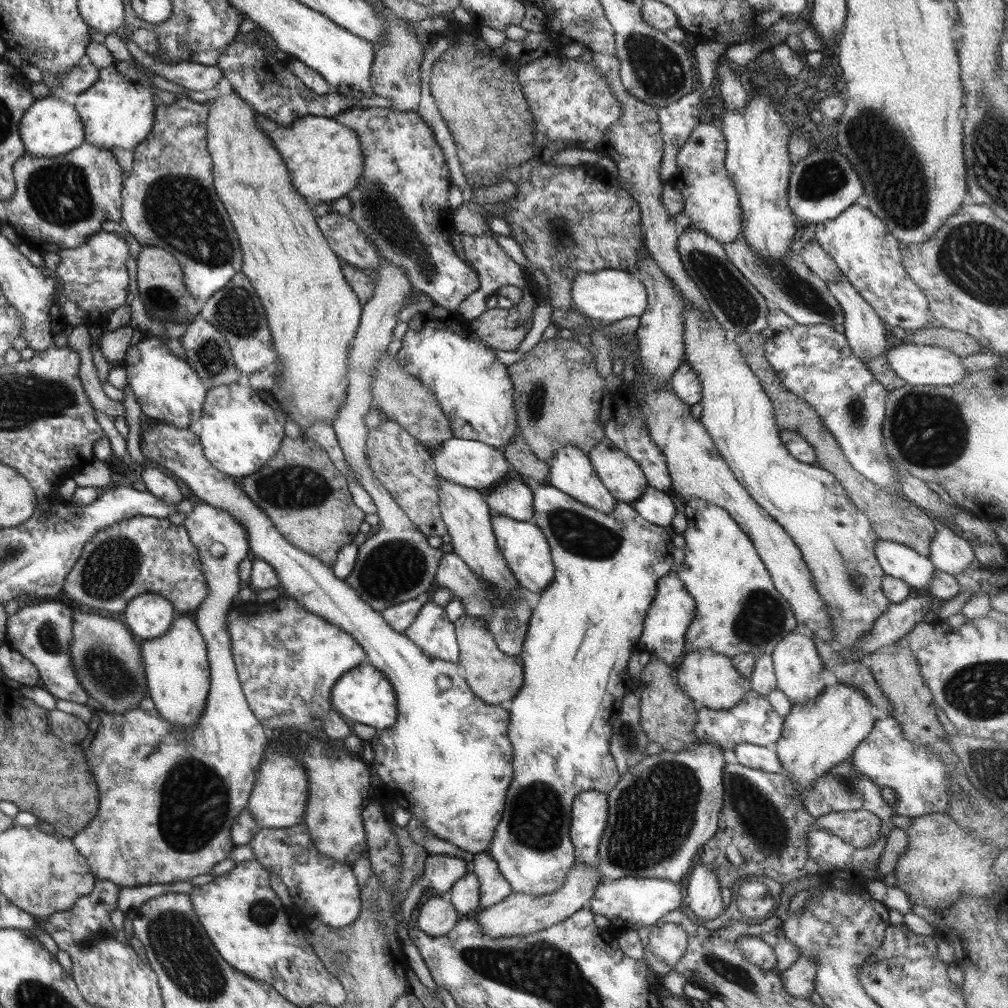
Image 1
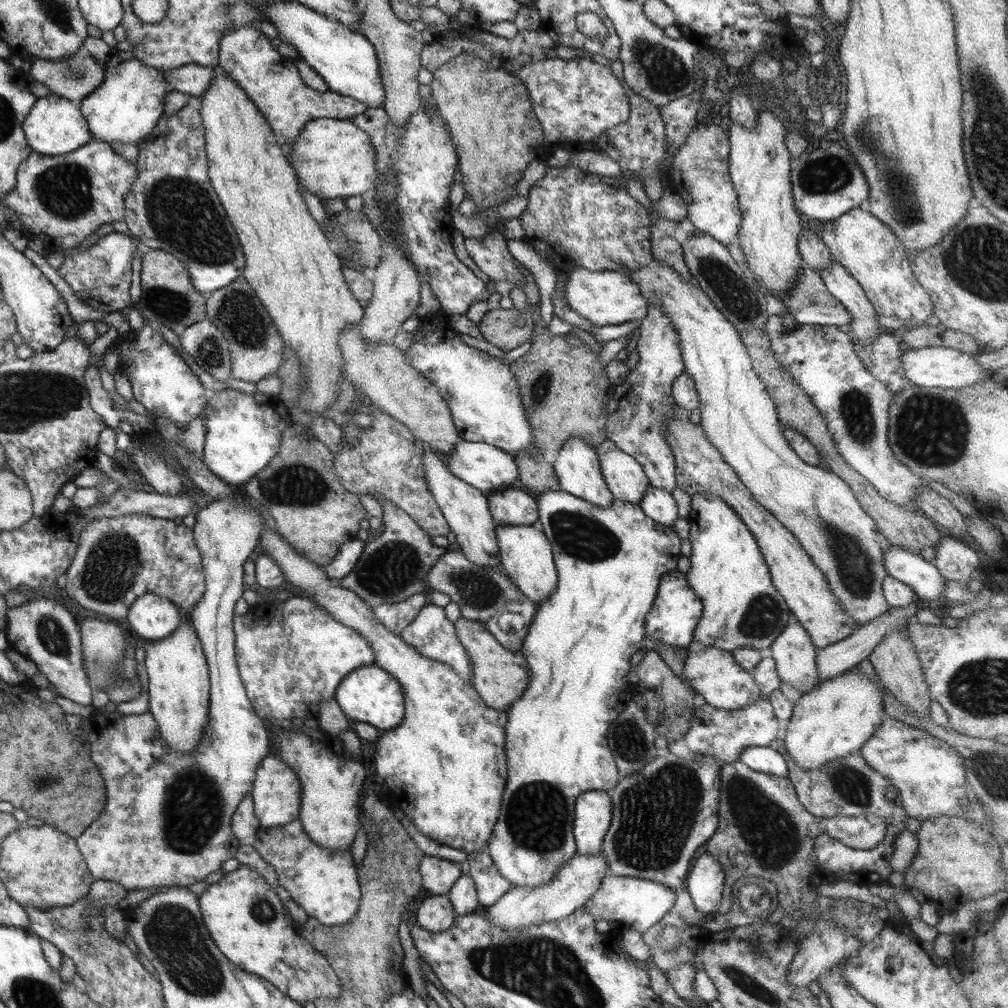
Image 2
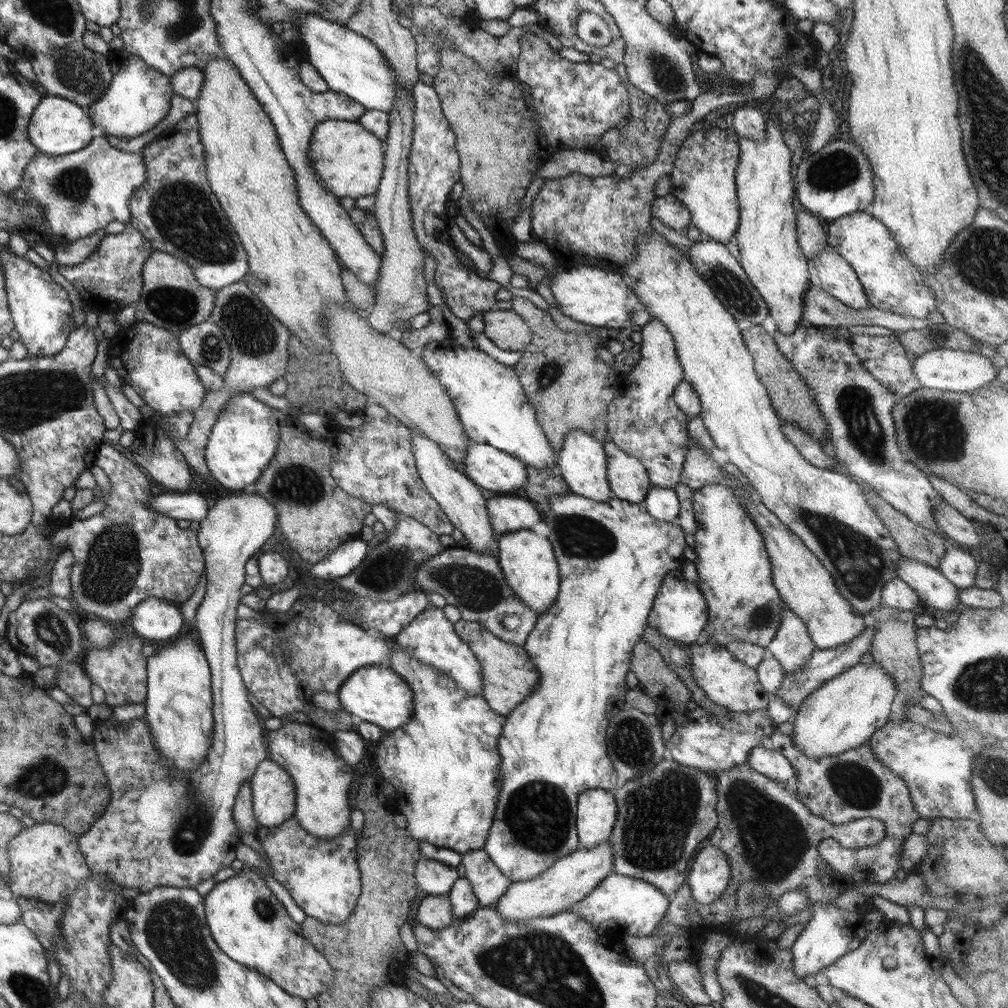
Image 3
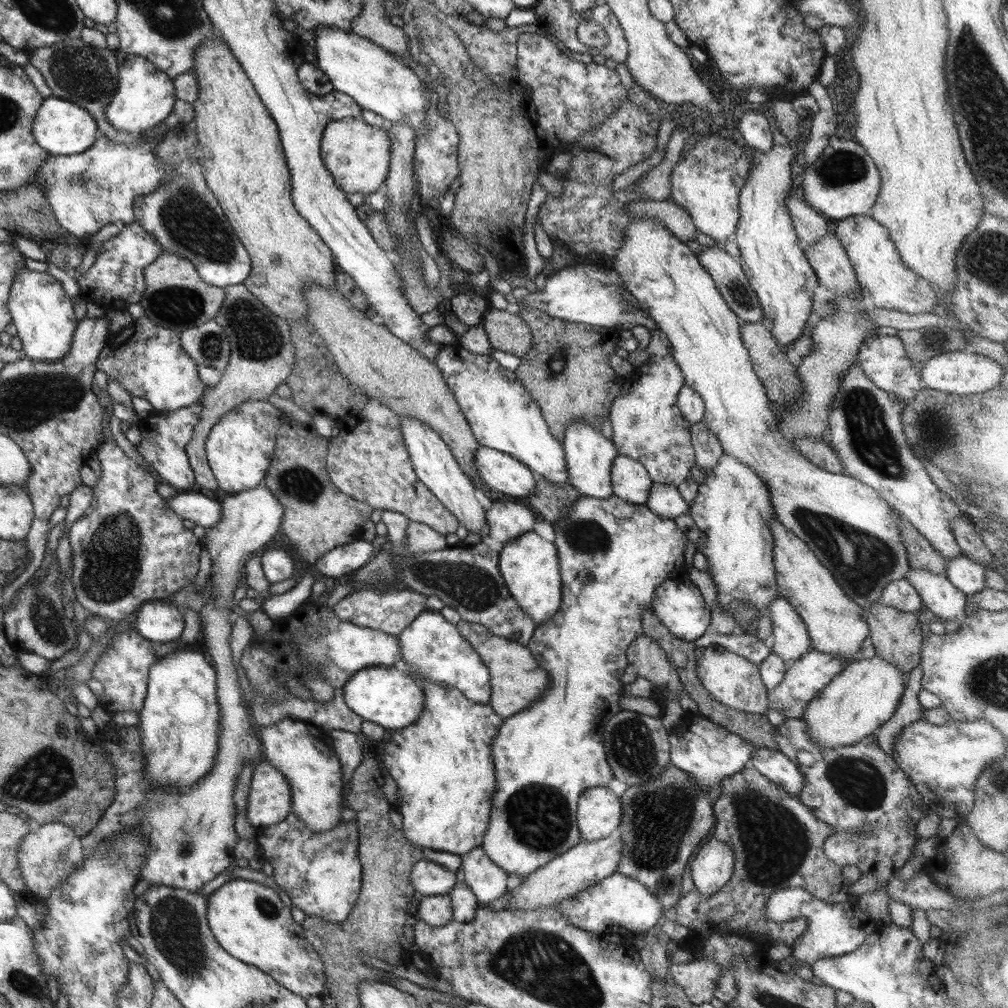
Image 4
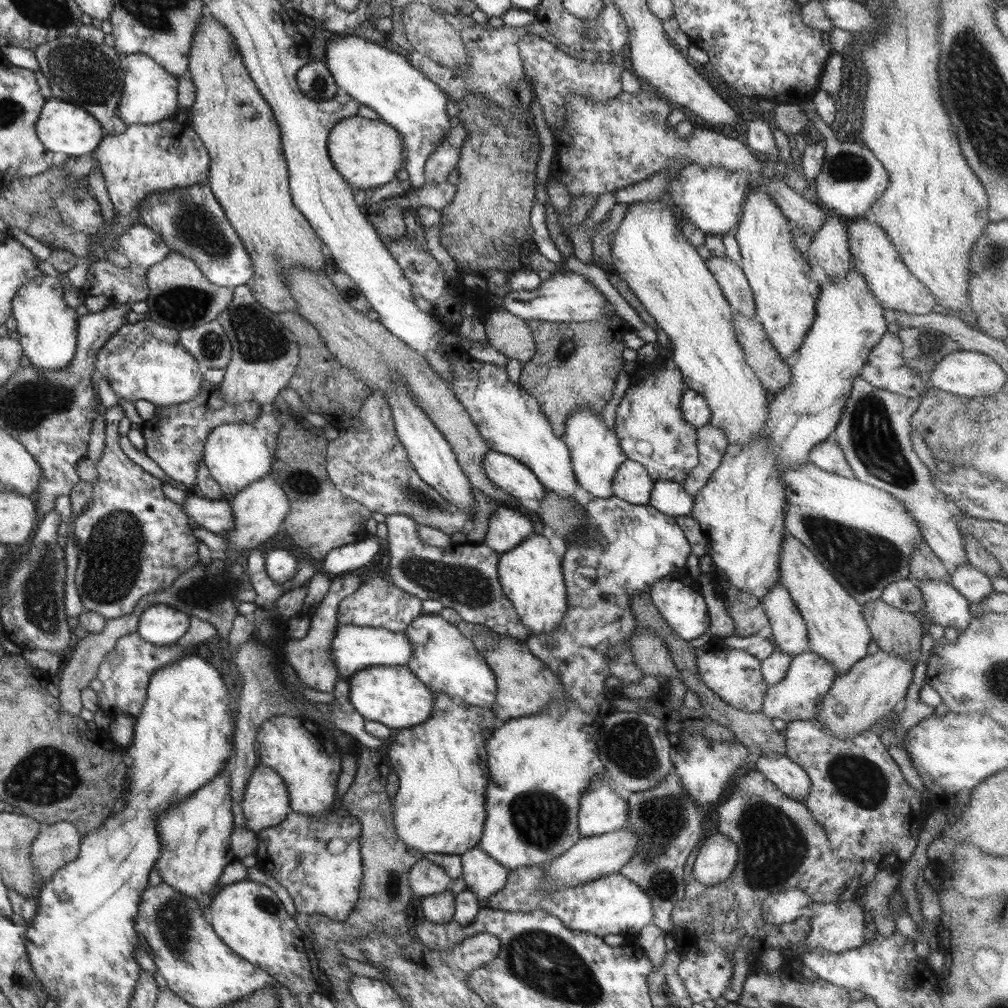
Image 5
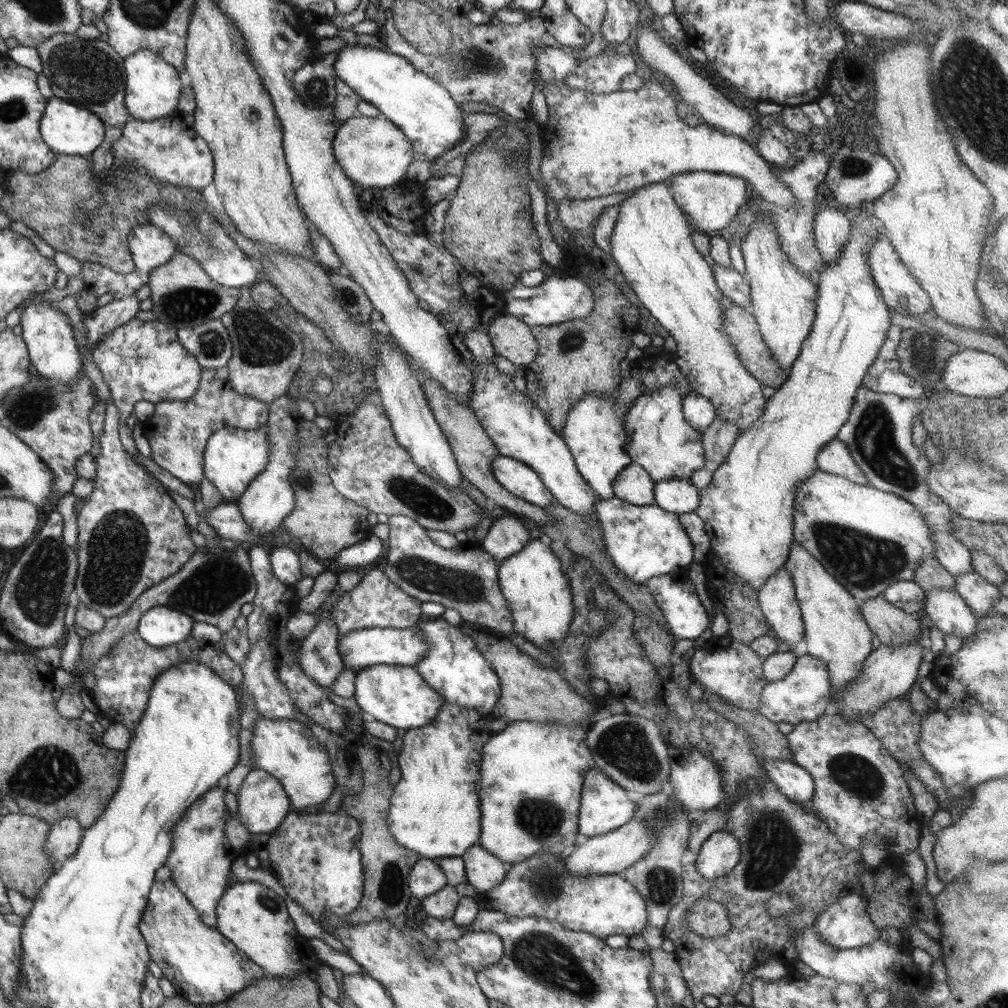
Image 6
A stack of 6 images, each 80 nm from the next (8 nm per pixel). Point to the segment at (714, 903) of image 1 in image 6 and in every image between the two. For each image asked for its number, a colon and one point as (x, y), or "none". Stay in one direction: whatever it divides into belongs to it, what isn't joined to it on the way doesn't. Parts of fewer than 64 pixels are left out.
2: (705, 882)
3: (710, 875)
4: (713, 867)
5: (716, 859)
6: (718, 856)

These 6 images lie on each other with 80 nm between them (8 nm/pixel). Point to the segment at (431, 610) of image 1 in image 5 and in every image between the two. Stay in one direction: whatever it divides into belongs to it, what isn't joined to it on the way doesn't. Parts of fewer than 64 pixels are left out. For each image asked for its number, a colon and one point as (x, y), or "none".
2: (432, 633)
3: (431, 638)
4: (432, 647)
5: (443, 658)

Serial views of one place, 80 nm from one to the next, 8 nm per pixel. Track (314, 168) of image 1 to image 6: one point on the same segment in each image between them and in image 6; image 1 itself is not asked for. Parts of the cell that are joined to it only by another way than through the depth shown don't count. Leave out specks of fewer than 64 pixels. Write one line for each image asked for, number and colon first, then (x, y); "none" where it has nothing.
2: (333, 158)
3: (348, 159)
4: (357, 155)
5: (367, 153)
6: (373, 152)

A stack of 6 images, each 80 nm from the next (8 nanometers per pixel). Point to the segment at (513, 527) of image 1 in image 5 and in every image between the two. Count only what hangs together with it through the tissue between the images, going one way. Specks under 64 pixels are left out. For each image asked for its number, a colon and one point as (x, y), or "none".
2: (526, 556)
3: (527, 559)
4: (529, 564)
5: (530, 573)

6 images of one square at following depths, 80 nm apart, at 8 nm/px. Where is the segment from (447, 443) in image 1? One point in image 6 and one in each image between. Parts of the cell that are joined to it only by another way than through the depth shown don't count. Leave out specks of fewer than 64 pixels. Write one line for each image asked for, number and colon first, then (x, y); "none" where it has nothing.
2: (485, 467)
3: (490, 468)
4: (499, 471)
5: (511, 476)
6: (516, 477)

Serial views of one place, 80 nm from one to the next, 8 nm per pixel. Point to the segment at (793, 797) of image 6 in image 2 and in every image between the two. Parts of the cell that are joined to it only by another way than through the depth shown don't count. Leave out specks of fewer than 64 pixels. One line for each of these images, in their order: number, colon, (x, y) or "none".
2: (764, 759)
3: (767, 761)
4: (773, 764)
5: (789, 777)

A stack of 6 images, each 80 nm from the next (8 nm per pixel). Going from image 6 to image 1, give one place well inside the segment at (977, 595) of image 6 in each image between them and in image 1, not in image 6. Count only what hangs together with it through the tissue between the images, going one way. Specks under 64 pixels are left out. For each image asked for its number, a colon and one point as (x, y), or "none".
1: (950, 553)
2: (955, 560)
3: (958, 565)
4: (967, 575)
5: (970, 581)

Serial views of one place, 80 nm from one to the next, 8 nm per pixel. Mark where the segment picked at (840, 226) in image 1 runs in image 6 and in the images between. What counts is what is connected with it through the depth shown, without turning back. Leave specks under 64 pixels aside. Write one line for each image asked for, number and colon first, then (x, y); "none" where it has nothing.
2: (867, 248)
3: (892, 283)
4: (883, 275)
5: (894, 287)
6: (898, 287)

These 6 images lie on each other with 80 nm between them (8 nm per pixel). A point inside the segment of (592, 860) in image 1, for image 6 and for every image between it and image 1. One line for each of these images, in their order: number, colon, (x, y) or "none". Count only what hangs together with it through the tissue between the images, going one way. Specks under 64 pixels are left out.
2: (593, 811)
3: (596, 808)
4: (599, 809)
5: (601, 810)
6: (604, 807)

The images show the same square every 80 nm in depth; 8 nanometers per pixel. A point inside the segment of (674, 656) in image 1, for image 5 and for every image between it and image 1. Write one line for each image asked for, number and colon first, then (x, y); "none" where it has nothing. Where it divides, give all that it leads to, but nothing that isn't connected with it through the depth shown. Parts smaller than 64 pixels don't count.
2: (672, 619)
3: (679, 613)
4: (681, 608)
5: (683, 607)

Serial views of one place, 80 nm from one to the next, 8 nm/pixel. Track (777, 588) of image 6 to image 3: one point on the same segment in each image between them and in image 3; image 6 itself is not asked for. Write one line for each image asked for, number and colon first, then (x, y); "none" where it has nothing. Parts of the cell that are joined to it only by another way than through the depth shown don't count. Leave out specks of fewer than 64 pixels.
3: (792, 646)
4: (791, 640)
5: (789, 628)

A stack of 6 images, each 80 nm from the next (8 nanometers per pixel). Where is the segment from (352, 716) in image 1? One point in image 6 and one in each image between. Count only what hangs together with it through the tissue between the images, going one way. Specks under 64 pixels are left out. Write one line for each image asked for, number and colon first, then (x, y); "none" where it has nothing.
2: (369, 694)
3: (376, 694)
4: (384, 695)
5: (392, 695)
6: (395, 695)

